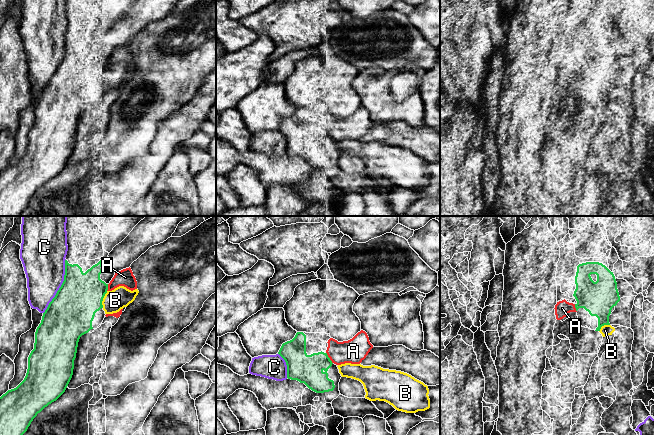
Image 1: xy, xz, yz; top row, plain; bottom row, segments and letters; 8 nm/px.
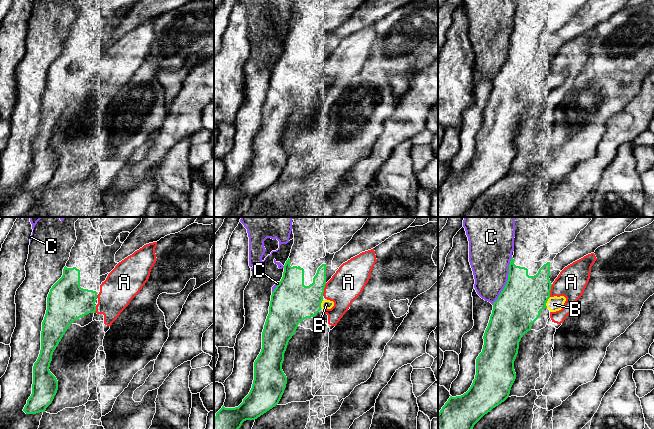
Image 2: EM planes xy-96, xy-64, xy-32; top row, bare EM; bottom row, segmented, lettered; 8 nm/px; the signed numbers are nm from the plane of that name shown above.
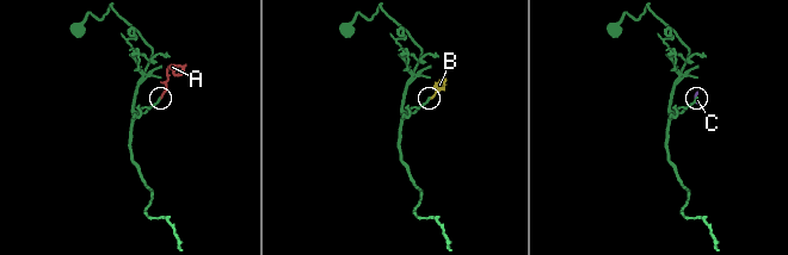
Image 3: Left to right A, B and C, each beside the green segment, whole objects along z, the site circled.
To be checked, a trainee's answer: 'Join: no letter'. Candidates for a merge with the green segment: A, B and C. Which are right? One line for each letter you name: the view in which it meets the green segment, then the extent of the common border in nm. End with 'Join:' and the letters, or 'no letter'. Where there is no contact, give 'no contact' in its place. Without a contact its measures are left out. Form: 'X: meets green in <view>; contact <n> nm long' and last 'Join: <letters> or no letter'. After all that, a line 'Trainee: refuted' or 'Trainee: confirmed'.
A: meets green in xz; contact 110 nm long
Join: A
Trainee: refuted

